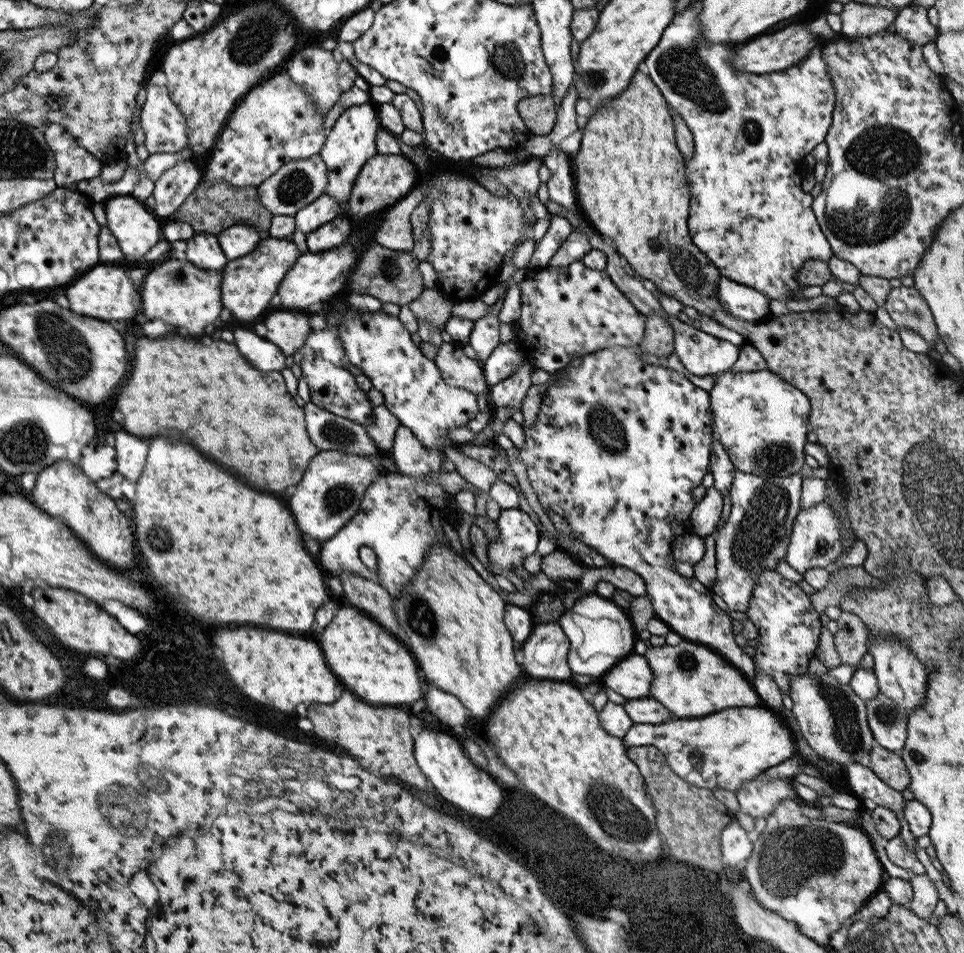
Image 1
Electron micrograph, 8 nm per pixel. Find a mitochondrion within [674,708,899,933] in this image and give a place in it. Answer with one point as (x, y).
(791, 855)

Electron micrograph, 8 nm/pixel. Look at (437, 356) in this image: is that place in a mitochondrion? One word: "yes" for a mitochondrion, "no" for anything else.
no

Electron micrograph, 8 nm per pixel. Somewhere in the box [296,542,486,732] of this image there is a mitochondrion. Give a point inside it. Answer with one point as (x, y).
(420, 618)

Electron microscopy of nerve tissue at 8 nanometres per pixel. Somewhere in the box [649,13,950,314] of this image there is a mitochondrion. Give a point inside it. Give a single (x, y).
(883, 154)

